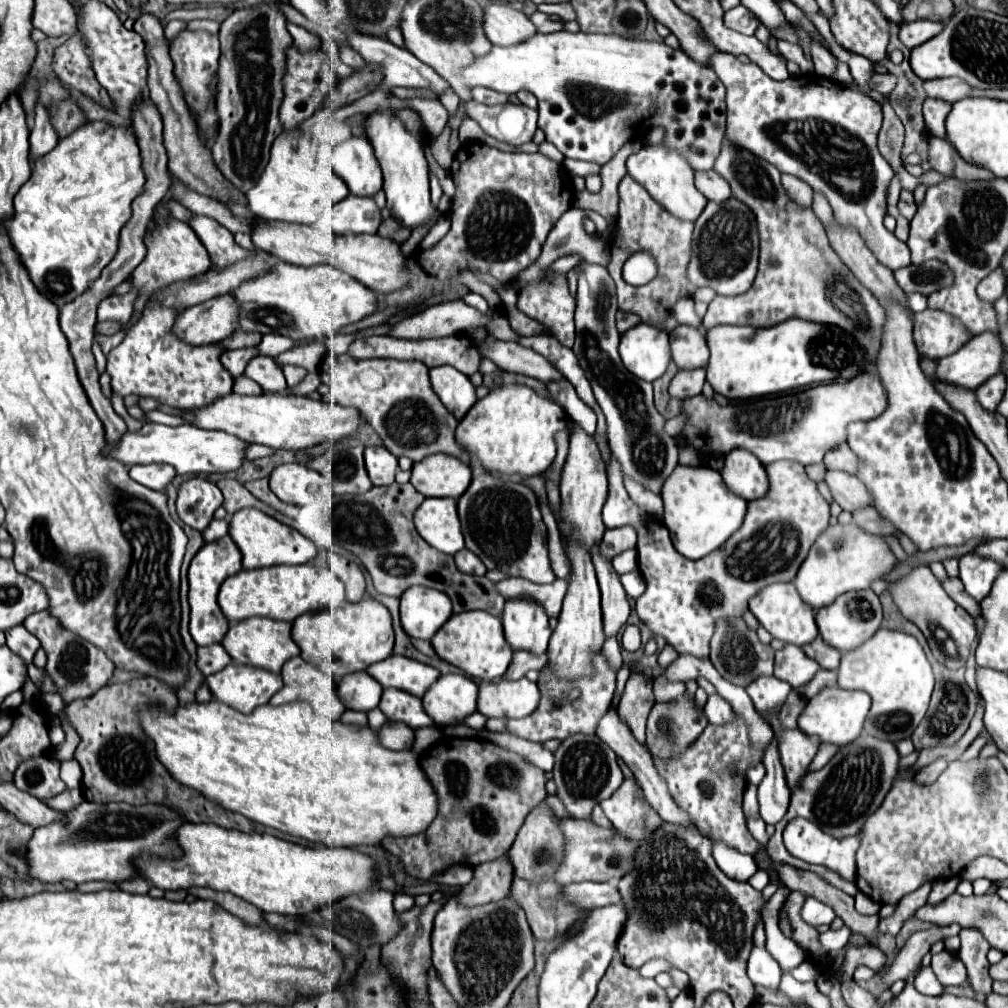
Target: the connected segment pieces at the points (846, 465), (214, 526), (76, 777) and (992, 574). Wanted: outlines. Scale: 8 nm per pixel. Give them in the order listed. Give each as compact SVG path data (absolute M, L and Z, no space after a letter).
M840 444L832 450L826 452L824 456L824 464L826 468L832 468L832 470L846 470L850 474L854 474L854 466L856 466L856 458L852 454L852 450L848 448L848 444Z
M224 518L224 520L212 520L210 526L206 528L206 532L202 532L202 536L204 536L206 542L212 542L212 540L218 540L218 538L226 536L228 530L230 530L230 520L228 518Z
M66 760L62 762L62 770L60 770L60 778L64 780L66 788L80 788L82 786L82 770L80 764L76 760Z
M966 554L960 558L960 580L964 582L966 592L976 602L982 602L990 594L990 586L998 576L998 570L1002 568L1004 566L994 560L984 560L974 554Z

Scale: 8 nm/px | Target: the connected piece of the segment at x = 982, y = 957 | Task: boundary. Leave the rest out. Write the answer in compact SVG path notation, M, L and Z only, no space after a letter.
M962 928L960 940L962 940L962 946L960 946L958 956L968 970L968 980L972 988L978 992L990 994L994 980L988 974L988 968L990 968L986 960L986 952L990 950L988 940L978 928Z

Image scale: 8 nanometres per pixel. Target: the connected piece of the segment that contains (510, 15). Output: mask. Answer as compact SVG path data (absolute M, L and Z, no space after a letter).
M492 2L484 6L482 30L492 44L524 42L526 38L536 34L530 18L520 10L514 10L506 2Z

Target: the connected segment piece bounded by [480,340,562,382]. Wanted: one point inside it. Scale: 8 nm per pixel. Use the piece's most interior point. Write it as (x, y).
(510, 356)

